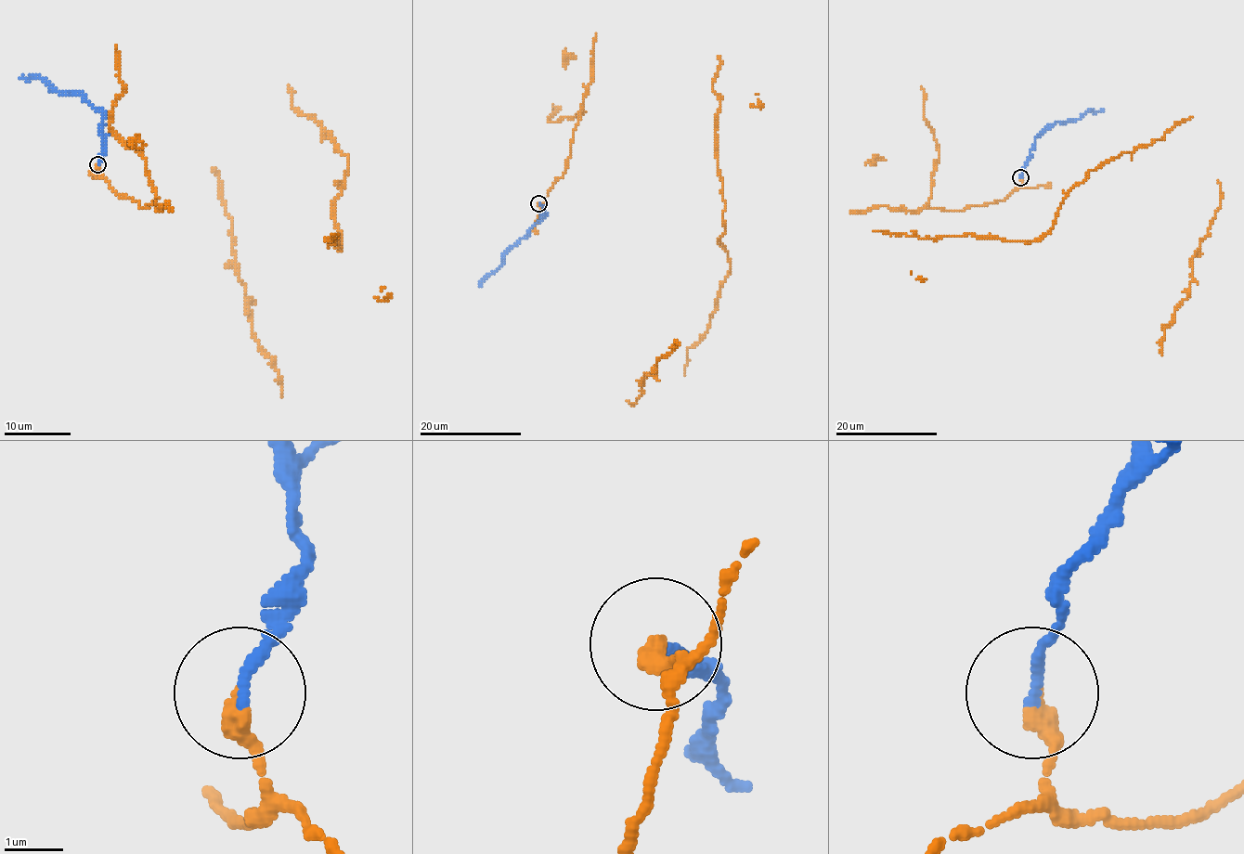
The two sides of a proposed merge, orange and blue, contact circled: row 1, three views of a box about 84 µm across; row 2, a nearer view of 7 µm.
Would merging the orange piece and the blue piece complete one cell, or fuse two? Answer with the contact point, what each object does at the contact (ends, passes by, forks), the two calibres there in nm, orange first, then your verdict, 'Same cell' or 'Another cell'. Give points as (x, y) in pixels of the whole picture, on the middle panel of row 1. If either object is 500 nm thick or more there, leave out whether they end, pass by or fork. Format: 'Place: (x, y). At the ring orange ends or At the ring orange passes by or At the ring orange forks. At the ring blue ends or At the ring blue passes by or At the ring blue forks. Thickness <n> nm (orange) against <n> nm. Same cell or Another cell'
Place: (538, 203). At the ring orange ends. At the ring blue ends. Thickness 320 nm (orange) against 190 nm. Another cell

